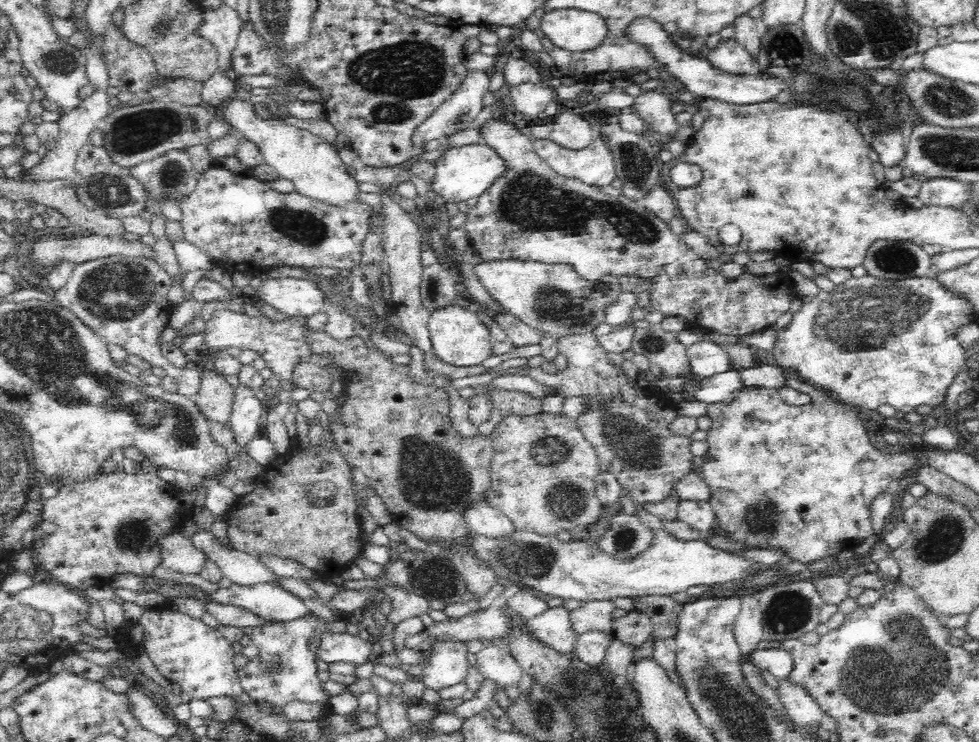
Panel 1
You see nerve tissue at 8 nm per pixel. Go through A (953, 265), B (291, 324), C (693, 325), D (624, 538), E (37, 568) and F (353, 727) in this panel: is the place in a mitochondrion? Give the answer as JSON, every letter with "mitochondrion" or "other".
{"A":"other","B":"other","C":"other","D":"mitochondrion","E":"other","F":"other"}

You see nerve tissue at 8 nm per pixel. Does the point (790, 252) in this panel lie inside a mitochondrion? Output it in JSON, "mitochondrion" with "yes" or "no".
{"mitochondrion":"no"}

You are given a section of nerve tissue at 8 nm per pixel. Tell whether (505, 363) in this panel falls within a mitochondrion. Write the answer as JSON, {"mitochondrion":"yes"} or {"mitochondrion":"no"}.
{"mitochondrion":"no"}

